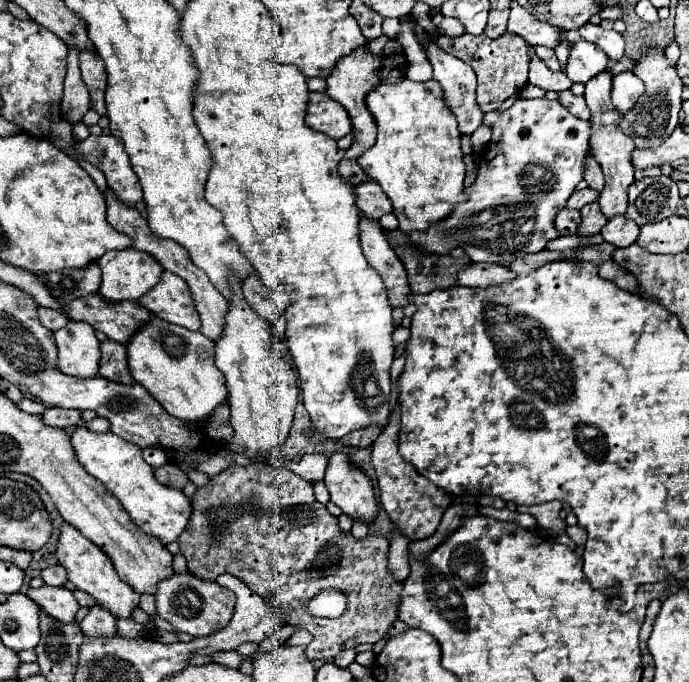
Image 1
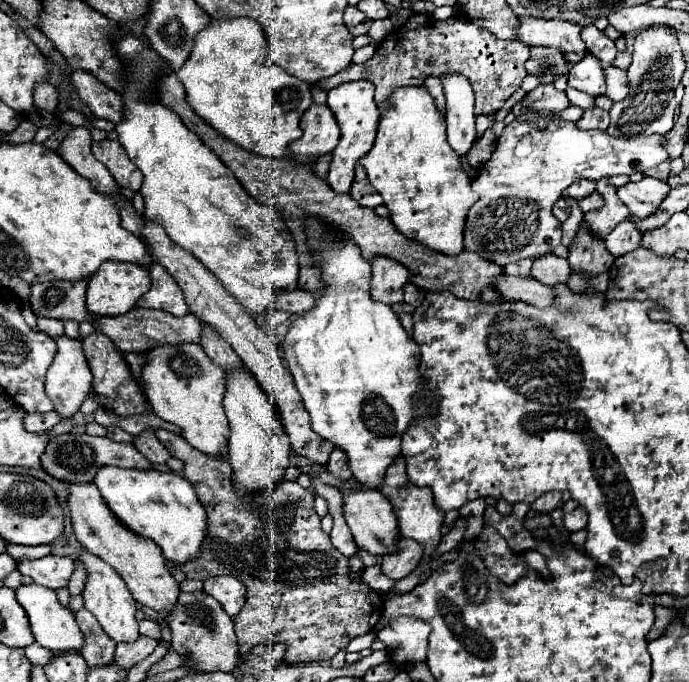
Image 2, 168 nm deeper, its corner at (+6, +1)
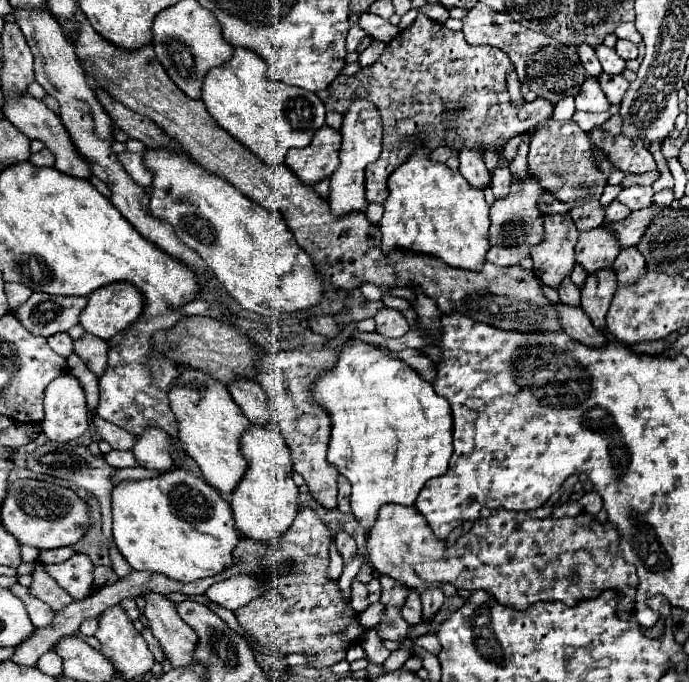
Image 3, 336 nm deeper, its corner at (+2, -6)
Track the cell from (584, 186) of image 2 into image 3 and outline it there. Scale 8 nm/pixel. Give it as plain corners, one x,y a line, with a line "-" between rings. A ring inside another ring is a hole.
590,199
570,209
570,217
574,219
574,225
578,231
588,231
604,223
604,207
600,205
600,201

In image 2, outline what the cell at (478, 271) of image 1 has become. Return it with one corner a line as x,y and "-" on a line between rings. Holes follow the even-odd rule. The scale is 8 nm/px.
502,276
496,280
500,294
506,300
520,300
532,304
536,308
548,308
554,304
554,290
534,278
518,278
518,276

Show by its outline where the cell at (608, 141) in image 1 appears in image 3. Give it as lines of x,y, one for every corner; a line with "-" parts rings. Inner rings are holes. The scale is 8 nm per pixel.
600,225
580,233
576,245
576,263
580,263
588,273
594,273
610,267
618,253
620,245
614,241
614,229
610,229
610,225

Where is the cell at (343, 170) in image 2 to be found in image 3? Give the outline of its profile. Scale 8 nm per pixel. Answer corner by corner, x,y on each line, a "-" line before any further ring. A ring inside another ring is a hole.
352,101
350,109
342,115
342,147
340,147
340,165
330,177
330,209
336,217
362,211
366,207
364,197
364,169
370,161
374,161
380,155
382,149
382,123
378,117
378,109
370,105
368,101

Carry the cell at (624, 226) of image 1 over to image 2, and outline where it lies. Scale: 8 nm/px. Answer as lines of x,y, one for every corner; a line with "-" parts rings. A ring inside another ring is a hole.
624,220
610,232
610,238
606,238
604,244
612,256
624,256
640,248
642,234
636,230
636,226
630,220

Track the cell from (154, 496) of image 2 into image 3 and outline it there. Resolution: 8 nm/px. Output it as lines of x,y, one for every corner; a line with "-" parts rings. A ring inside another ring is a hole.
172,469
156,479
122,481
112,491
112,529
114,543
124,555
124,559
136,571
158,571
170,579
196,581
210,577
230,567
232,549
238,543
238,533
234,533
234,519
230,503
206,481
184,473
184,469

